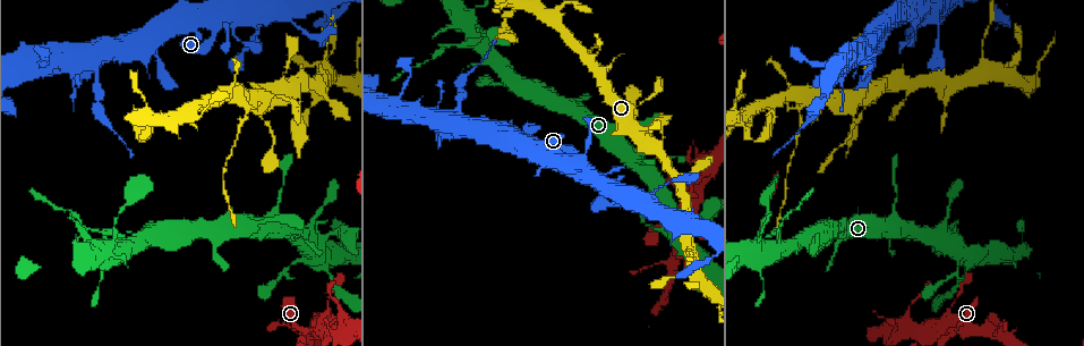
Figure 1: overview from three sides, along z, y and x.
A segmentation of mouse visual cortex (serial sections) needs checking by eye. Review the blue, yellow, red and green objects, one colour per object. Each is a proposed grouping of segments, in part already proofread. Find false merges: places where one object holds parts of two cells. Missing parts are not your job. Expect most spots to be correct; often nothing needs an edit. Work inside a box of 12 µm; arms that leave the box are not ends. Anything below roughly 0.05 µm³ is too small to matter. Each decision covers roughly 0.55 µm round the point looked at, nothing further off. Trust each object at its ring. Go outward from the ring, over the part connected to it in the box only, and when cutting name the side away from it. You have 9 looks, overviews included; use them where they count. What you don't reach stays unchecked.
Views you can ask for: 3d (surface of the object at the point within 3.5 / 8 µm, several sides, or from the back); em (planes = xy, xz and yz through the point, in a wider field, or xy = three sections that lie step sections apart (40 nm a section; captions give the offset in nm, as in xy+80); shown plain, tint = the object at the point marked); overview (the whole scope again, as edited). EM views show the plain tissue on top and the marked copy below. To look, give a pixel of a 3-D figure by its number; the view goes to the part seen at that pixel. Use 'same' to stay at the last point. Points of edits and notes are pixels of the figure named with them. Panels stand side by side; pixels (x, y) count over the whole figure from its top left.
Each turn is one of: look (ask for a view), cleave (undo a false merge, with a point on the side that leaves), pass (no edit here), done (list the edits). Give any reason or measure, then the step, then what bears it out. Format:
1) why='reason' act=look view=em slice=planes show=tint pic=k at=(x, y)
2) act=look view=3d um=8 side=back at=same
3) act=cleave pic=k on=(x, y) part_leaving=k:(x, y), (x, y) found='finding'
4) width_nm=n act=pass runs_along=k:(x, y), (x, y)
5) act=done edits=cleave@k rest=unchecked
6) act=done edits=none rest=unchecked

why='thin neck' act=look view=em slice=planes show=tint pic=1 at=(97, 98)

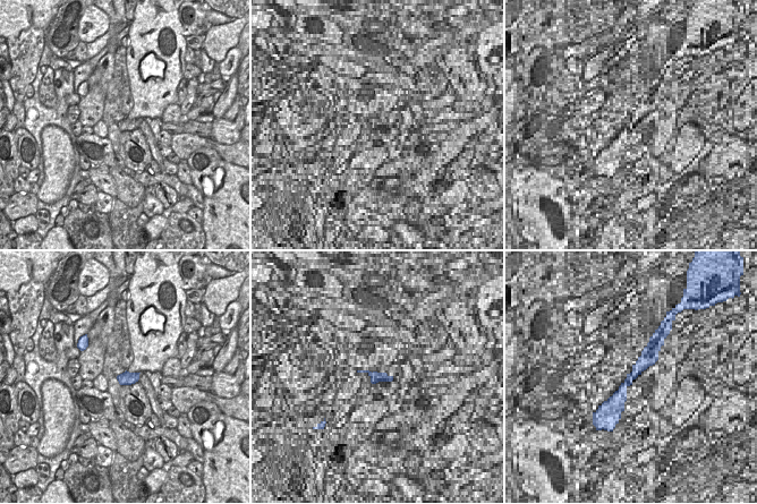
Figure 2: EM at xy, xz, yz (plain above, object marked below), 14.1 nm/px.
why='wider look' act=look view=3d um=3.5 side=back at=same

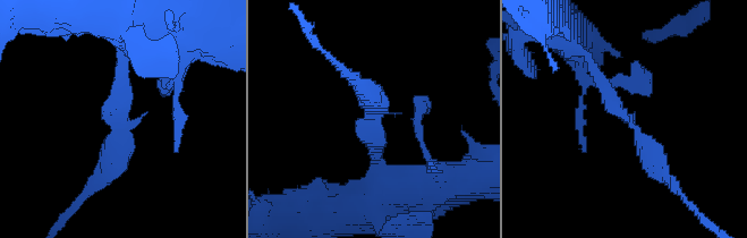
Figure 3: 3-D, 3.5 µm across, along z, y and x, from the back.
arm_widths_nm=200,300 act=cleave pic=3 on=(116, 167) part_leaving=3:(120, 132), (117, 160), (71, 209) found='two cells meet here'

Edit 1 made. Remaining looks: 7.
why='abrupt turn' act=look view=3d um=3.5 pic=1 at=(603, 79)

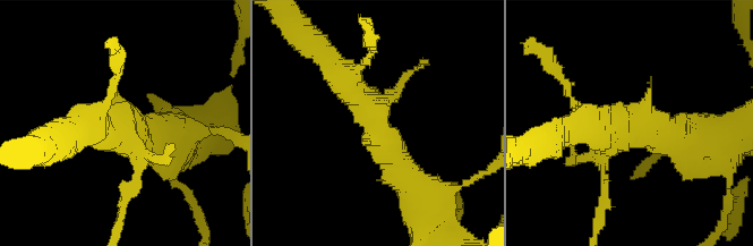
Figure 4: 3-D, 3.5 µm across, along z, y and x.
why='need the tissue' act=look view=em slice=xy step=3 show=tint pic=4 at=(625, 121)

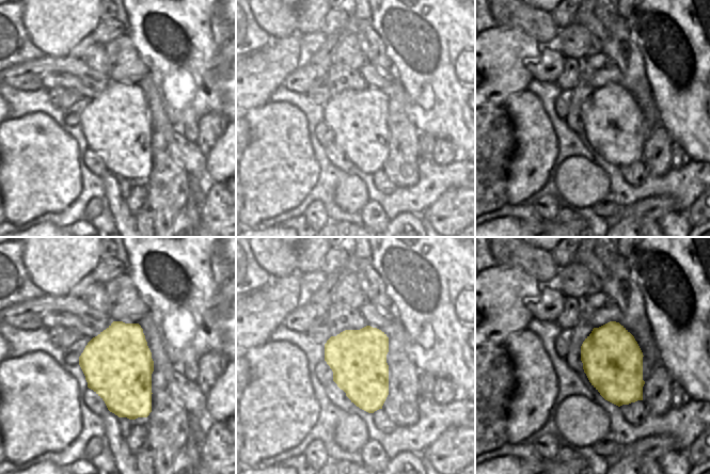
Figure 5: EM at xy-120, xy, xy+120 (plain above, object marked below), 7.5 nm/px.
why='another direction' act=look view=em slice=xy step=2 show=tint at=same

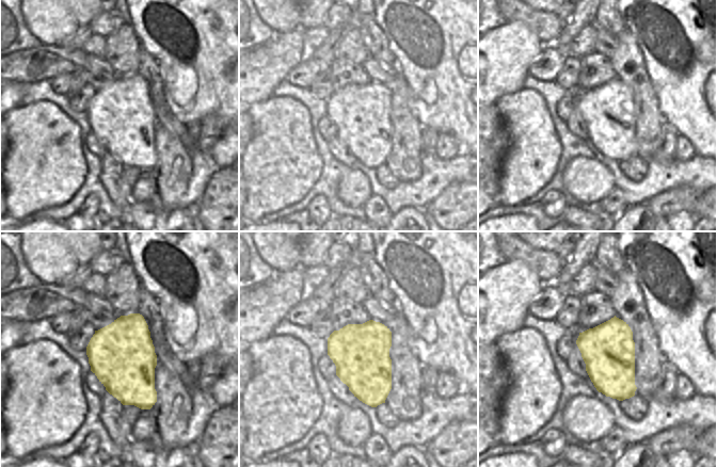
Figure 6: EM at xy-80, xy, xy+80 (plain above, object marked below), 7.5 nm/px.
act=cleave pic=4 on=(127, 196) part_leaving=4:(136, 153), (143, 171), (116, 234) found='a second cell is stuck on'

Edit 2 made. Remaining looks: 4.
why='redraw' act=look view=overview

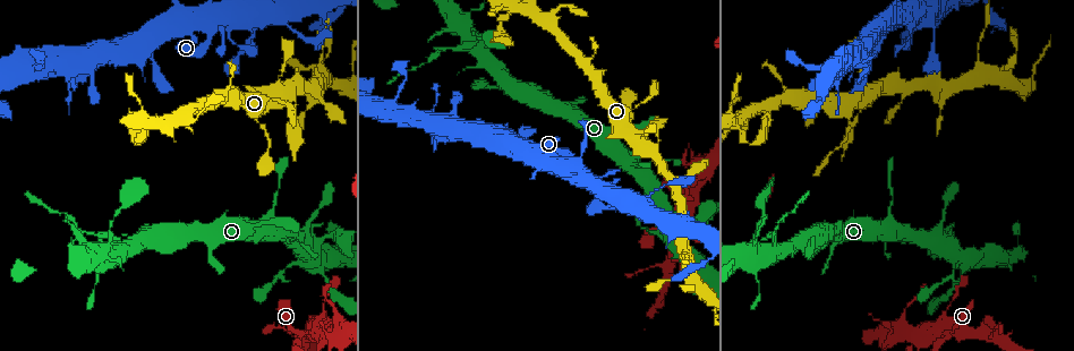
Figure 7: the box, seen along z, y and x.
why='a narrow waist' act=look view=3d um=3.5 pic=7 at=(956, 242)

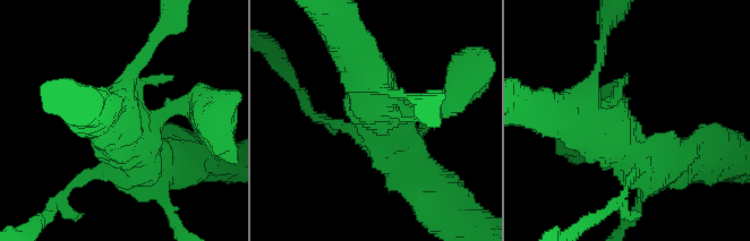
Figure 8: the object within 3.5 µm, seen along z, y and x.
why='need the tissue' act=look view=em slice=planes show=tint pic=8 at=(142, 123)

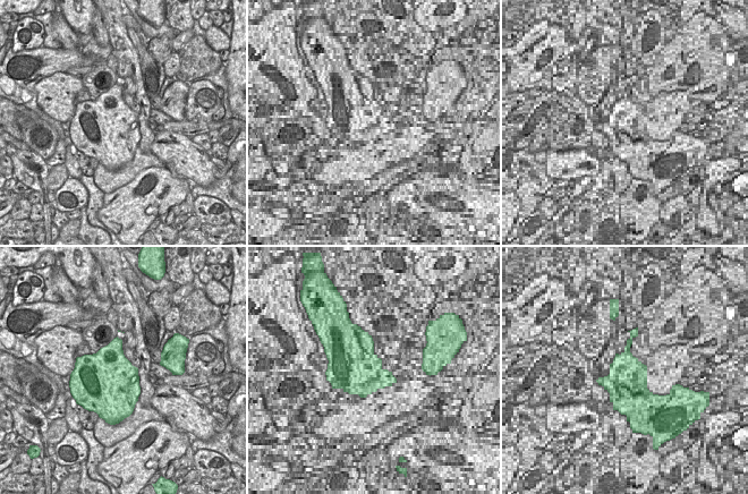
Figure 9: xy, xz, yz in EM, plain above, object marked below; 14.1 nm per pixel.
act=pass runs_along=8:(352, 48), (408, 161) found='one cell here'

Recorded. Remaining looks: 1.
act=done edits=cleave@3,cleave@4 rest=unchecked

